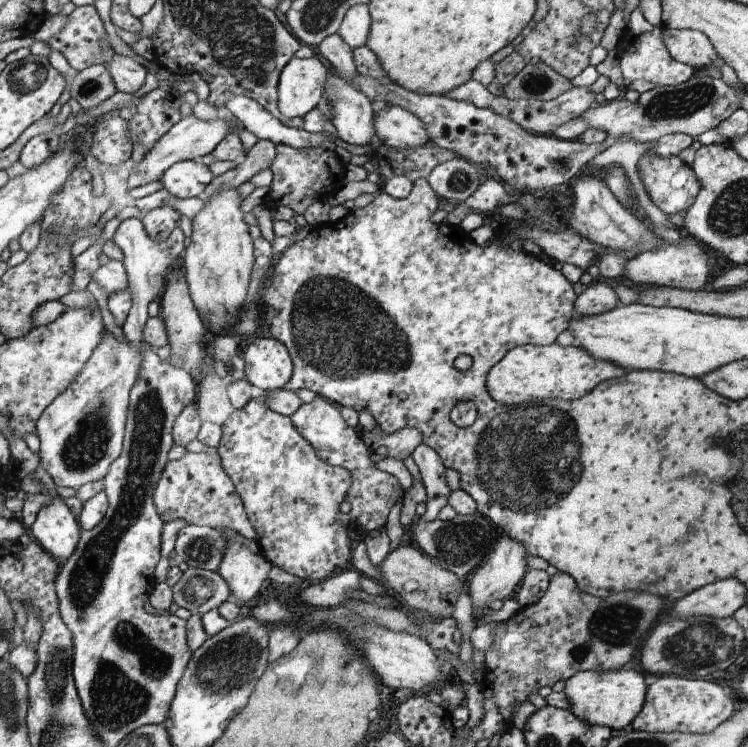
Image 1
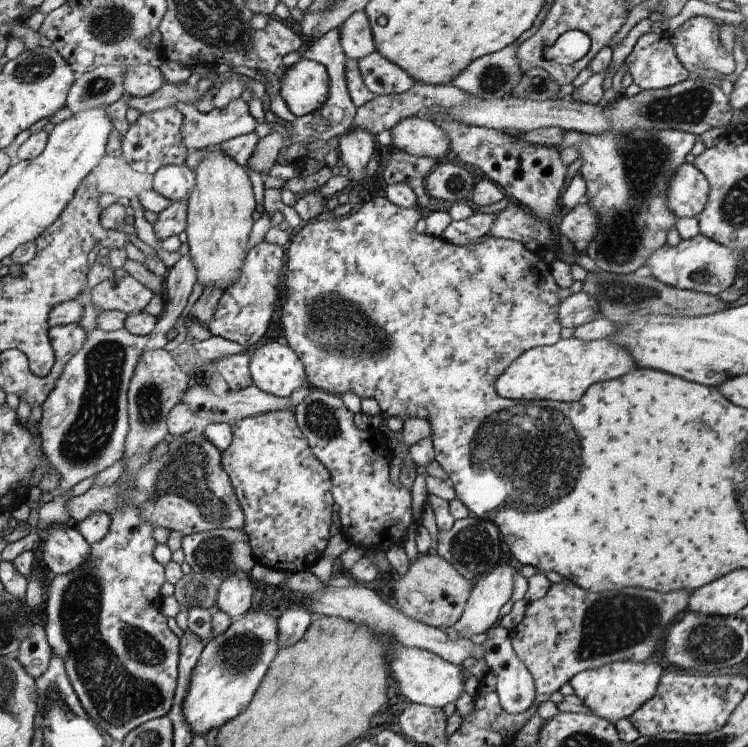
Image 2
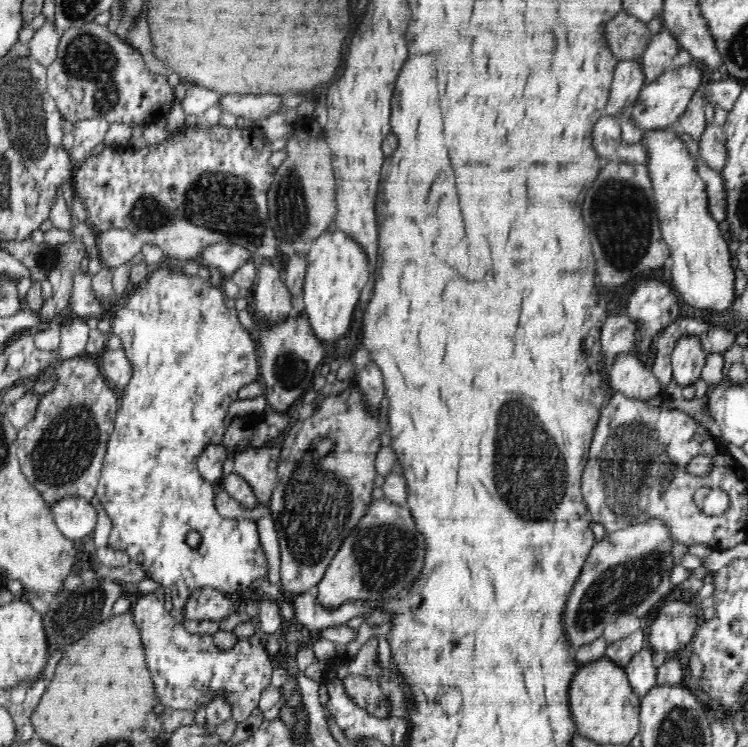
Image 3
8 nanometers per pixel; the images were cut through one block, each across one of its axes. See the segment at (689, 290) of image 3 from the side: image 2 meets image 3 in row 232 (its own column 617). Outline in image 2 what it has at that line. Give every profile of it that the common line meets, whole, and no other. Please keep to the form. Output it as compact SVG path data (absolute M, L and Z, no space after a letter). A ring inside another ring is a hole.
M616 661L597 669L579 672L568 683L574 689L574 695L590 709L590 713L615 724L620 718L634 715L656 694L662 676L663 669L658 663Z

